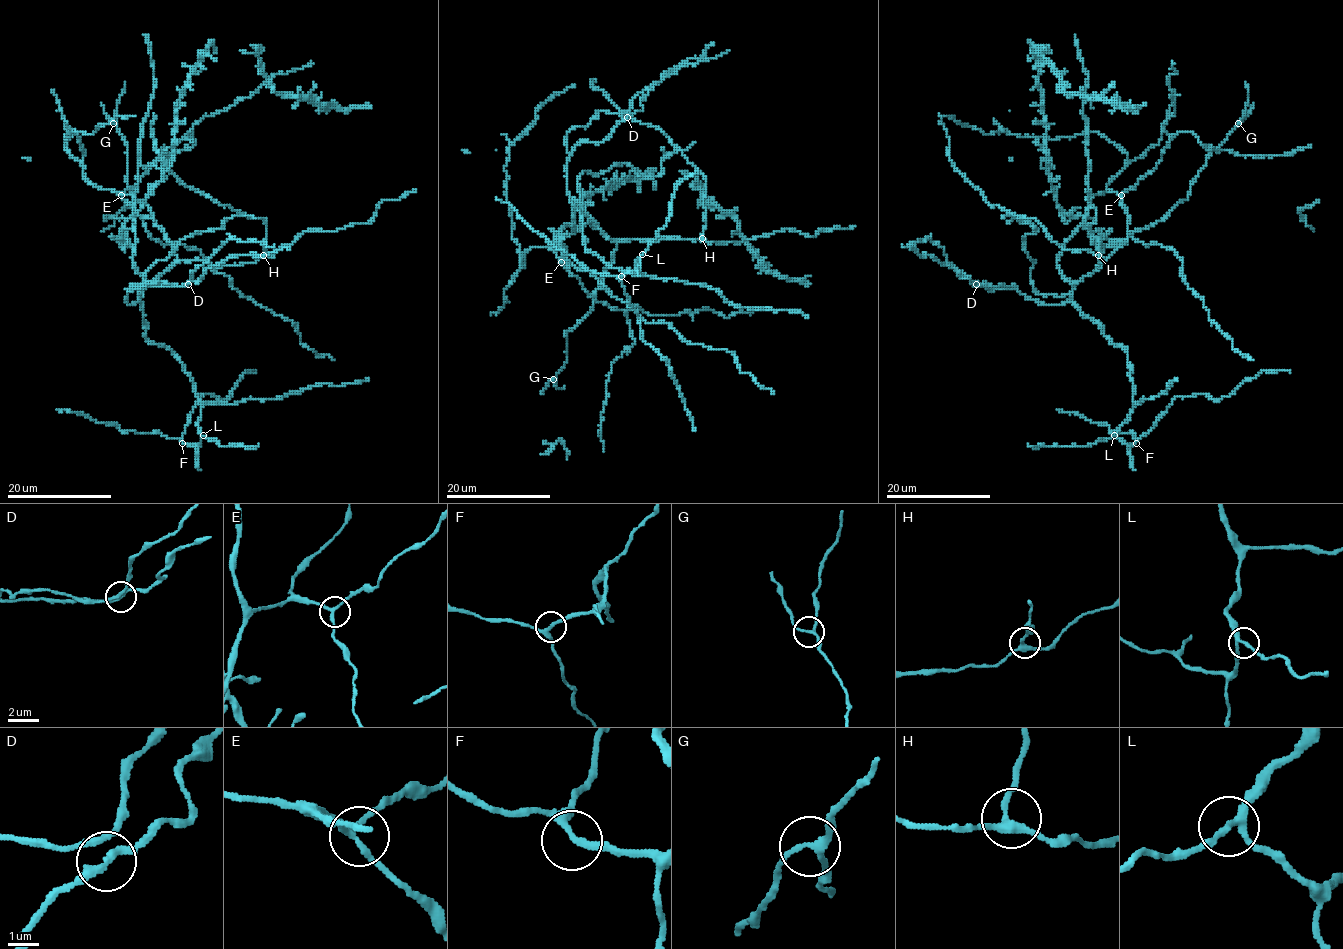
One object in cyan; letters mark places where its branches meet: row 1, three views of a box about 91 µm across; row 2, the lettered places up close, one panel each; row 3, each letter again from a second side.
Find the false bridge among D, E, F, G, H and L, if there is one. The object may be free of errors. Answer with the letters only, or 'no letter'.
no letter

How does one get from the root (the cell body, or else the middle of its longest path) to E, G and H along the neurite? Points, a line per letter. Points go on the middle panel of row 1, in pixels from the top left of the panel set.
E: (573, 200), (573, 233), (565, 236), (553, 248), (561, 262)
G: (573, 200), (616, 244), (616, 250), (594, 295), (591, 310), (567, 331), (566, 362), (553, 379)
H: (573, 200), (575, 199), (599, 229), (613, 240), (702, 238)

